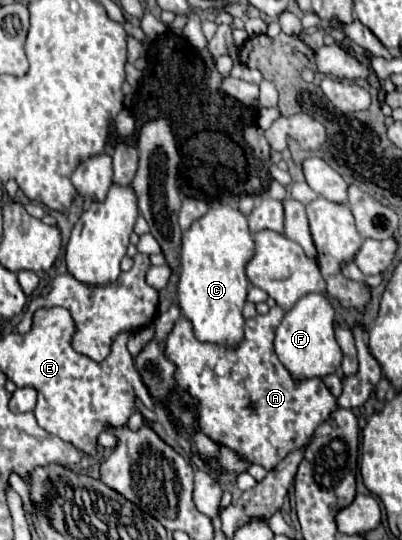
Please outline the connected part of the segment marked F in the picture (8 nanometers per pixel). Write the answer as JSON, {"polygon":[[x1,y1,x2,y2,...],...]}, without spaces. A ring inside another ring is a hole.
{"polygon":[[306,294,292,310,286,312,284,320,276,328,274,352,294,378,322,378,340,368,342,352,334,340,334,308,326,294]]}

